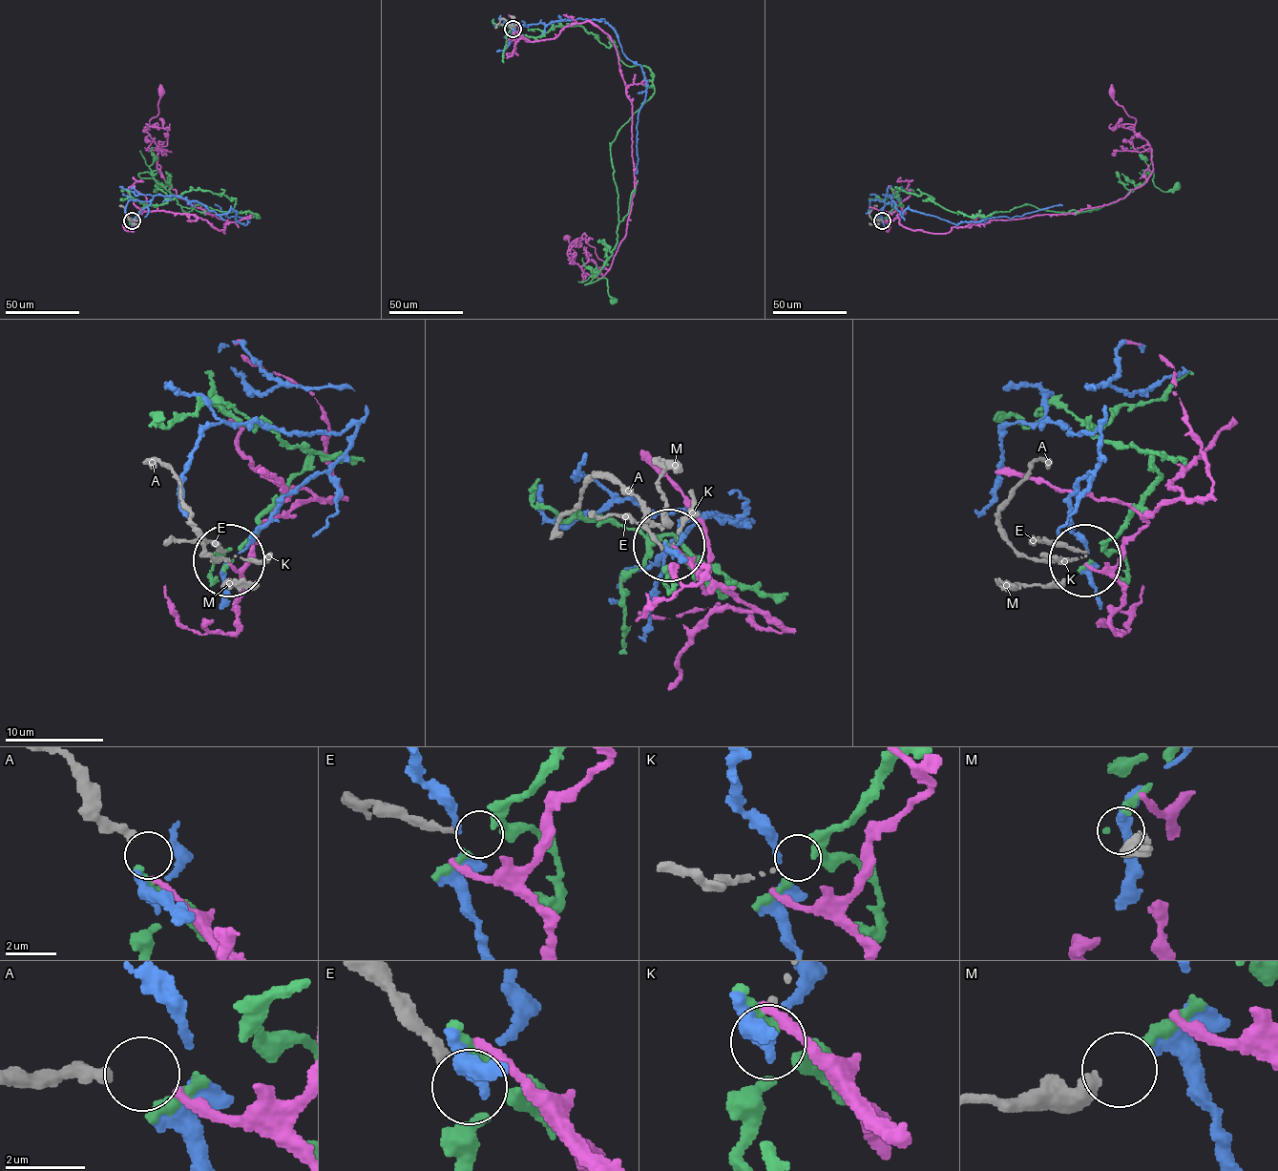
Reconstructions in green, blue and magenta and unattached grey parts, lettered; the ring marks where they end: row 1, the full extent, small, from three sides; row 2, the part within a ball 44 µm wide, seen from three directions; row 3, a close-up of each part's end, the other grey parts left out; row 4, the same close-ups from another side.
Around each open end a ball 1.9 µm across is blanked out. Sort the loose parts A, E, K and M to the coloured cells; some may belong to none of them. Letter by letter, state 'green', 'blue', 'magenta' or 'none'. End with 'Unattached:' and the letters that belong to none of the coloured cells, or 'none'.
A: magenta
E: none
K: none
M: green
Unattached: E, K

